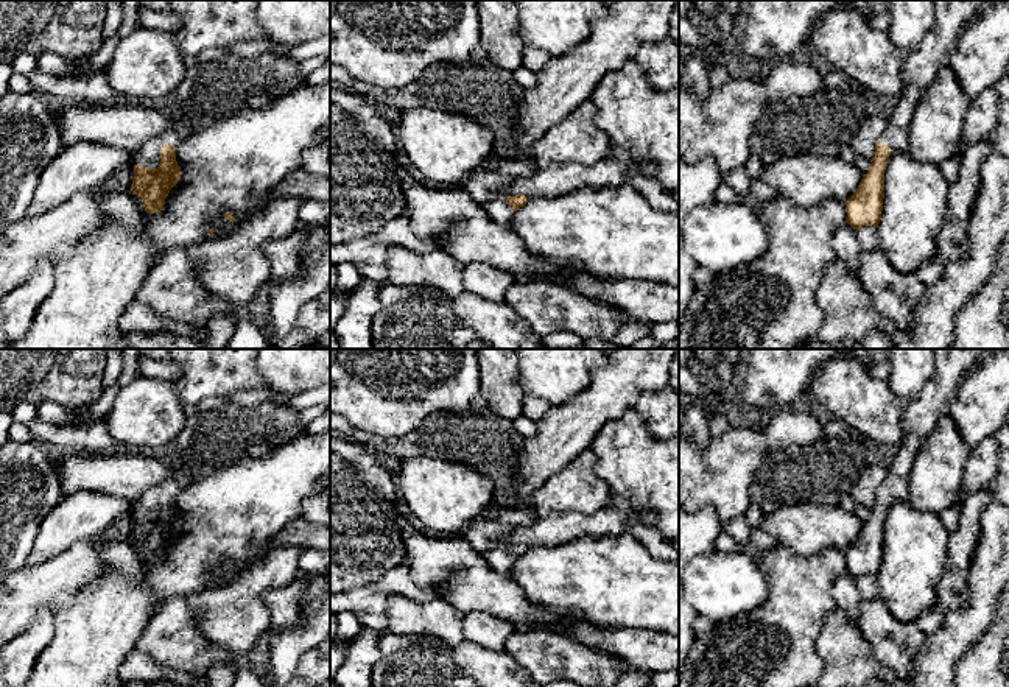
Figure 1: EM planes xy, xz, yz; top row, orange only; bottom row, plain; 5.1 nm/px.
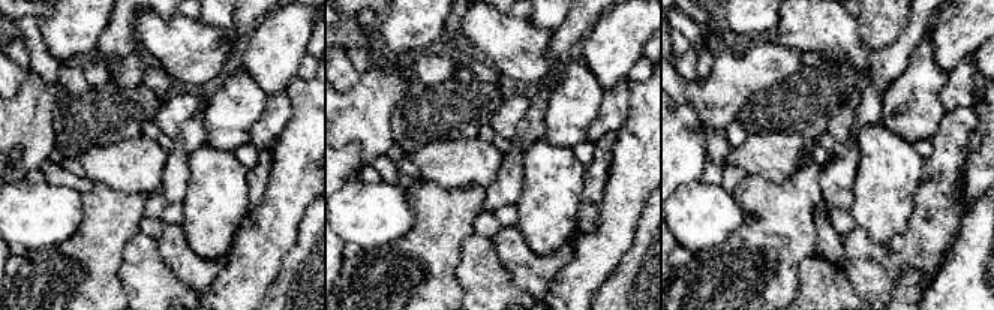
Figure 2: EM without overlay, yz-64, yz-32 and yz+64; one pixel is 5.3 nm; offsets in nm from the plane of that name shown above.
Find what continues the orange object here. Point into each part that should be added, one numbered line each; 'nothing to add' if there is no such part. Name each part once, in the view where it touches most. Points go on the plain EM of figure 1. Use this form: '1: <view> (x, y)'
1: xy (150, 505)

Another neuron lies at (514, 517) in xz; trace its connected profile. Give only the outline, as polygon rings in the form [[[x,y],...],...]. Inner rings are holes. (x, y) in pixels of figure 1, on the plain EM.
[[[509,508],[501,511],[495,520],[498,523],[508,525],[508,527],[531,527],[537,522],[537,517],[531,516],[528,511],[525,509],[519,509],[519,508]]]

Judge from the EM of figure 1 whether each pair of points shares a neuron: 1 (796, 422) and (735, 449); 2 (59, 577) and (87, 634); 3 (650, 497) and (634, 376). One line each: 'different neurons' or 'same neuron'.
1: same neuron
2: different neurons
3: different neurons

